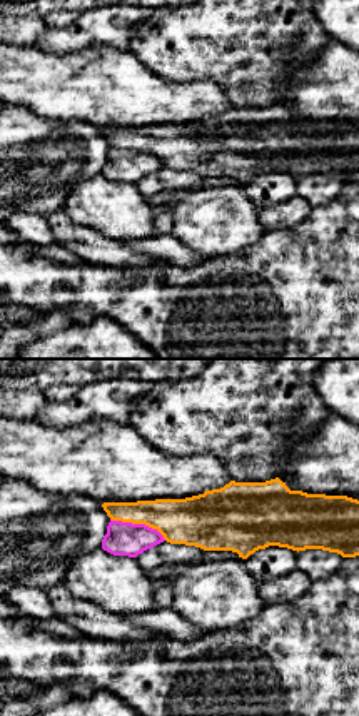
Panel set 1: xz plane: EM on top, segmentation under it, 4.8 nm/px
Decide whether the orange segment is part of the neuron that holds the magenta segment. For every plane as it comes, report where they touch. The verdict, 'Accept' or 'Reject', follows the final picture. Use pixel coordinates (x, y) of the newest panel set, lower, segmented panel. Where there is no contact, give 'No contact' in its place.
Touches magenta at (139, 524)

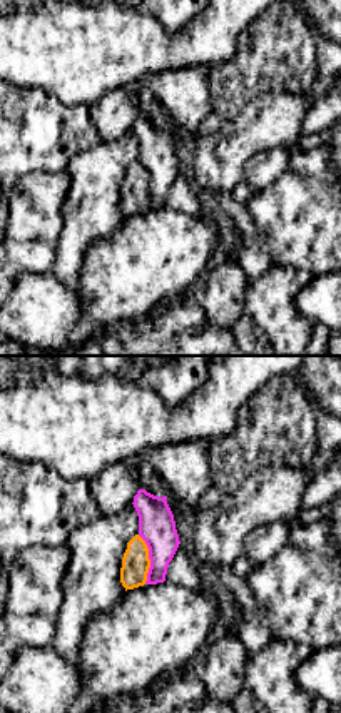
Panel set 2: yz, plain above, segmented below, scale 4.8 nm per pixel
Touches magenta at (149, 558)

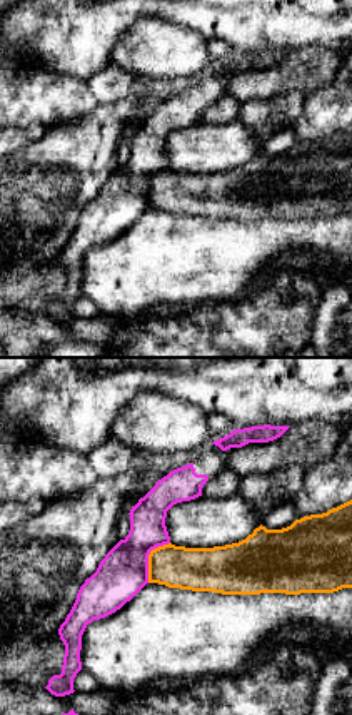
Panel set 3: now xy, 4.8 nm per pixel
Touches magenta at (147, 558)

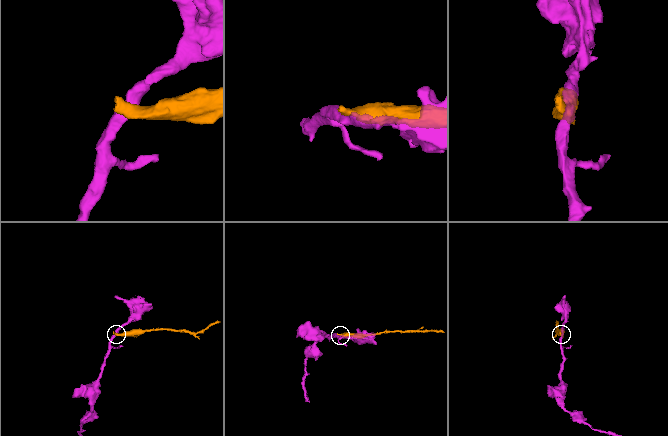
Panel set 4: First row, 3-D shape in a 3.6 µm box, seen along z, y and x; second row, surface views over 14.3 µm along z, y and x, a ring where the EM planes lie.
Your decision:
Reject

